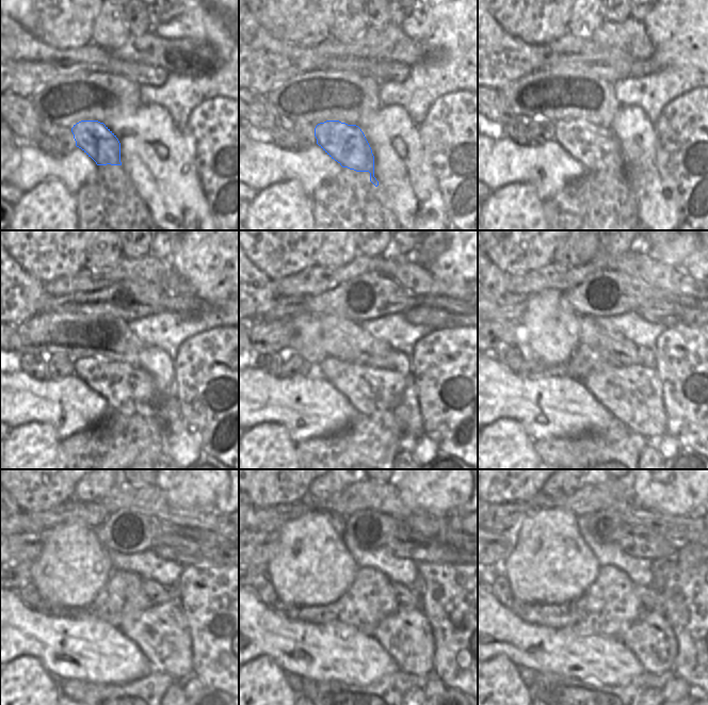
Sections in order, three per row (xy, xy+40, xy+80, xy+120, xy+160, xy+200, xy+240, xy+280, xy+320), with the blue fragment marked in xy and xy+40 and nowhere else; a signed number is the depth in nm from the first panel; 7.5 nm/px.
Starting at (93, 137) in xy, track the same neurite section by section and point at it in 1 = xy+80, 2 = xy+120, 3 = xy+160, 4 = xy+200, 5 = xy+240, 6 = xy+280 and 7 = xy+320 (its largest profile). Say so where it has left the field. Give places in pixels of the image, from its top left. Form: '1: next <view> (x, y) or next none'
1: next xy+80 (595, 147)
2: next xy+120 (130, 389)
3: next xy+160 (386, 396)
4: next xy+200 (632, 395)
5: next xy+240 (161, 631)
6: next xy+280 (406, 636)
7: next xy+320 (650, 638)

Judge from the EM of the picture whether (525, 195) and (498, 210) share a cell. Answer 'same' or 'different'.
same

